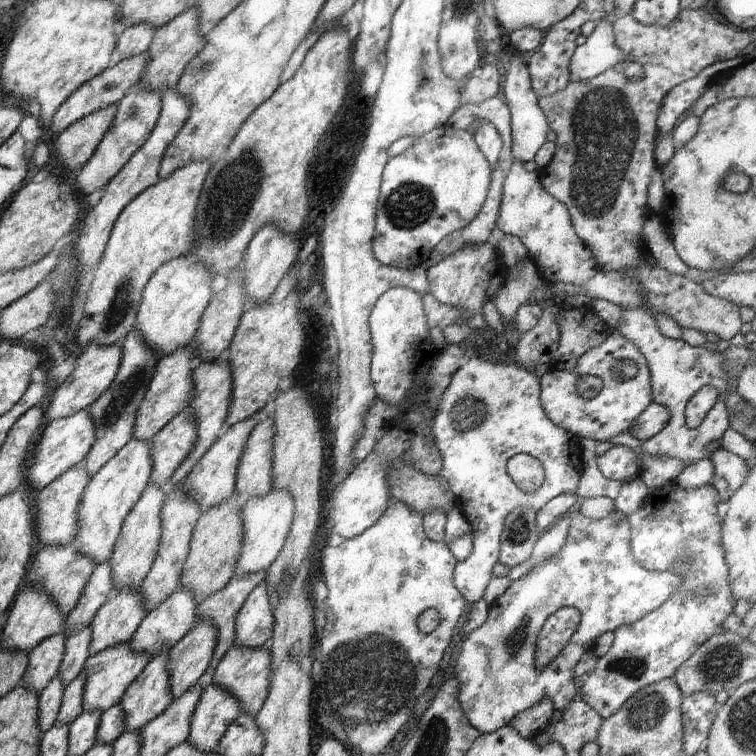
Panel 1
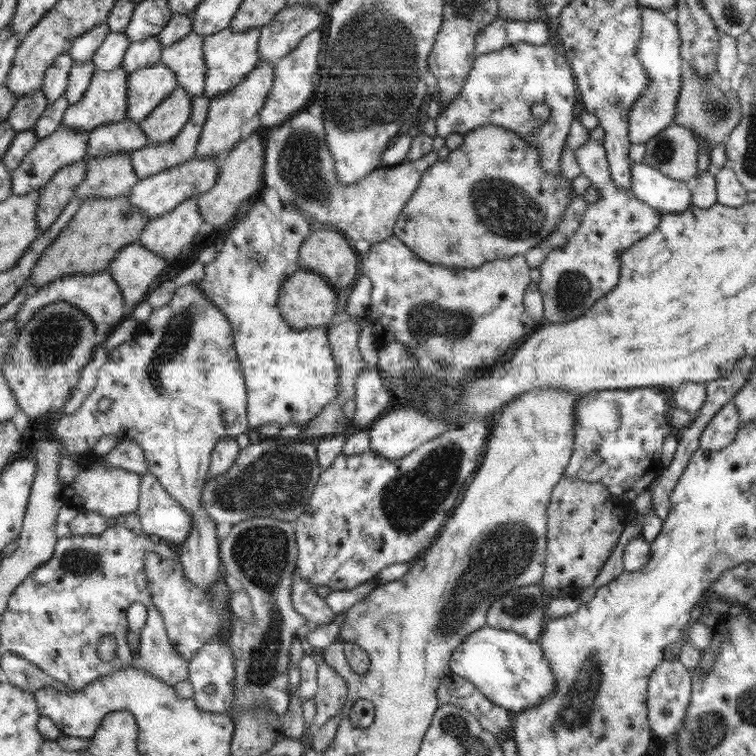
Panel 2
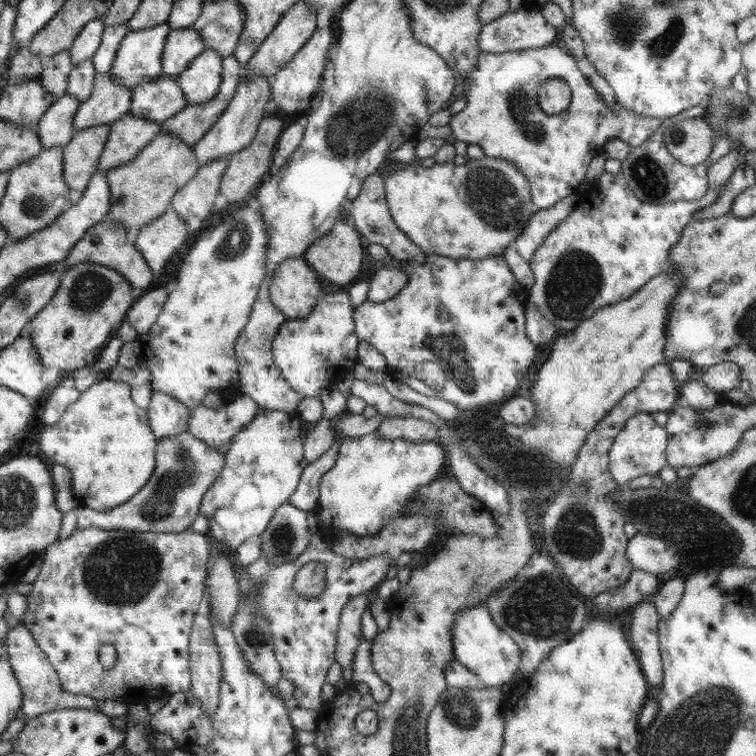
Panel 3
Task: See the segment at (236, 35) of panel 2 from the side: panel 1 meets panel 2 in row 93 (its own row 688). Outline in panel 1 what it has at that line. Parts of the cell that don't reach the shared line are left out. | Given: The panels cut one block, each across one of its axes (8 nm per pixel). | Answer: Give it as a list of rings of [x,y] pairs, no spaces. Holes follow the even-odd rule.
[[[214,683],[209,684],[196,704],[187,741],[200,752],[215,752],[226,729],[241,714],[236,696]]]

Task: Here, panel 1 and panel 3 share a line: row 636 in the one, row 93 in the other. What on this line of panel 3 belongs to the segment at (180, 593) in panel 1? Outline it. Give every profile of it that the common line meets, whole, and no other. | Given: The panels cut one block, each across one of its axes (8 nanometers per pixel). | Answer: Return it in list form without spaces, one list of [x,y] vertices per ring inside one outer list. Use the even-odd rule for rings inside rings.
[[[168,74],[139,84],[131,91],[129,113],[136,118],[147,118],[161,124],[187,105],[177,79]]]

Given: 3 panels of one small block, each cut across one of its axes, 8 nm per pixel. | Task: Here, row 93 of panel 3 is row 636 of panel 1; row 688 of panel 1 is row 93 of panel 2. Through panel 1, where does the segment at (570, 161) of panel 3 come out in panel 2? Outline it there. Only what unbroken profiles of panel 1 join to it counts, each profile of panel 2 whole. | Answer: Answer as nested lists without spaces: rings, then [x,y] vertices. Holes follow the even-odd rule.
[[[516,43],[496,52],[477,55],[462,90],[435,118],[436,132],[438,136],[446,138],[452,133],[464,136],[479,126],[494,125],[507,128],[521,136],[528,145],[538,151],[538,158],[540,158],[538,164],[544,174],[562,176],[560,156],[562,156],[566,136],[568,136],[570,124],[574,118],[572,112],[574,112],[576,101],[576,81],[565,56],[560,55],[549,43],[540,46]],[[538,103],[548,105],[551,108],[551,115],[546,120],[532,116],[531,106]]]

